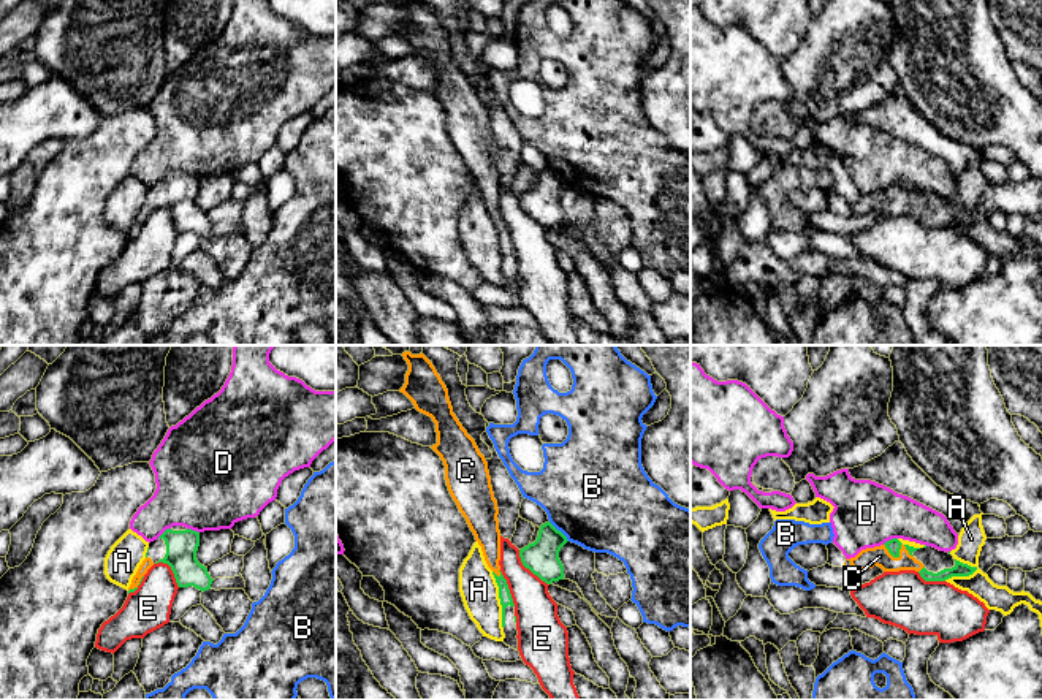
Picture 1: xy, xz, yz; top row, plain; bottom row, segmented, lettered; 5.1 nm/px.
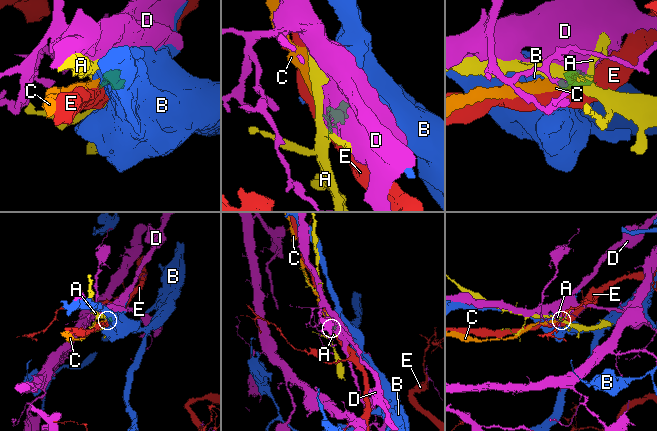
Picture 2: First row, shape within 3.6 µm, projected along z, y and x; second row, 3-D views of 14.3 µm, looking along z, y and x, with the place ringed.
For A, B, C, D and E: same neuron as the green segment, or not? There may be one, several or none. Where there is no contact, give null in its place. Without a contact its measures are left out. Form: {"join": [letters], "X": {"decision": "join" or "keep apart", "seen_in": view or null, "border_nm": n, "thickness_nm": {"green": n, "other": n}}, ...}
{"join": ["C"], "A": {"decision": "keep apart", "seen_in": "xz", "border_nm": 300, "thickness_nm": {"green": 60, "other": 190}}, "B": {"decision": "keep apart", "seen_in": "xz", "border_nm": 150, "thickness_nm": {"green": 180, "other": 500}}, "C": {"decision": "join", "seen_in": "yz", "border_nm": 170, "thickness_nm": {"green": 70, "other": 100}}, "D": {"decision": "keep apart", "seen_in": "yz", "border_nm": 90, "thickness_nm": {"green": 70, "other": 320}}, "E": {"decision": "keep apart", "seen_in": "xz", "border_nm": 240, "thickness_nm": {"green": 180, "other": 220}}}

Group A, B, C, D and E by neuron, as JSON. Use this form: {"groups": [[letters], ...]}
{"groups": [["A"], ["B"], ["C"], ["D"], ["E"]]}

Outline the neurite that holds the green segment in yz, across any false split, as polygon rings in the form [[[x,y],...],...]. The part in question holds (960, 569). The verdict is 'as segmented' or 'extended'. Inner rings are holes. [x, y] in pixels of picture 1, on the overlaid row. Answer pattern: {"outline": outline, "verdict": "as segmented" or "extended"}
{"outline": [[[892,538],[880,546],[861,550],[855,557],[846,559],[852,570],[868,570],[874,565],[884,572],[915,570],[925,581],[945,581],[952,576],[969,576],[977,567],[956,561],[950,551],[933,546],[914,548]]], "verdict": "extended"}

